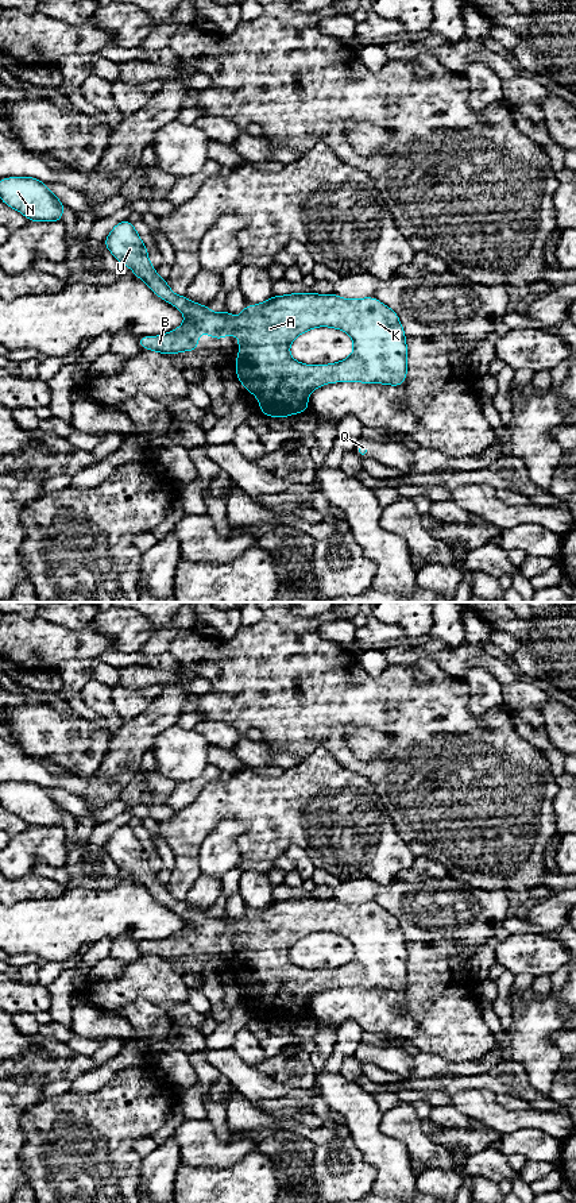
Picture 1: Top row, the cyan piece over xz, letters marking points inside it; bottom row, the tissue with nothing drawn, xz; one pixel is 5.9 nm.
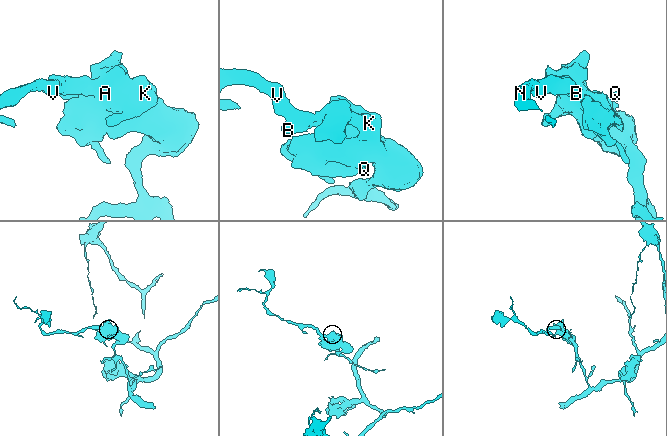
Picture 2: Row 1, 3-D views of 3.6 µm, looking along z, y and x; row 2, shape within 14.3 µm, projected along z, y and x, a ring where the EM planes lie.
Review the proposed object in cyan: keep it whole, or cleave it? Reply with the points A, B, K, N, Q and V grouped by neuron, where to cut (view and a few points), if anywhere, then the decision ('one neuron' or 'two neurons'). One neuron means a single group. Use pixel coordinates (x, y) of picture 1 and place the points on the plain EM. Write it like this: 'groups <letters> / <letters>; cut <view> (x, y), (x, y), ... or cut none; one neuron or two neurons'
groups A B K N Q V; cut none; one neuron

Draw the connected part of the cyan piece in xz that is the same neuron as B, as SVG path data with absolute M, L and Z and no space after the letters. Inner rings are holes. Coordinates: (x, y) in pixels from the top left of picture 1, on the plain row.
M124 825L116 829L103 848L120 870L129 871L135 882L143 884L159 903L185 919L185 928L181 932L161 941L140 941L138 942L139 951L169 960L181 956L197 956L201 936L219 945L227 940L237 940L239 963L233 968L237 973L235 983L243 987L244 996L251 996L258 1002L258 1010L267 1023L271 1021L290 1022L293 1018L310 1015L306 1003L325 988L364 987L401 991L406 984L407 949L405 934L398 919L374 902L345 905L335 898L293 898L272 901L258 910L246 909L244 915L237 922L228 918L227 914L221 918L213 918L208 910L200 910L185 901L174 899L167 886L158 882L132 826ZM316 932L345 936L353 945L353 959L330 969L310 971L294 965L289 957L291 946Z

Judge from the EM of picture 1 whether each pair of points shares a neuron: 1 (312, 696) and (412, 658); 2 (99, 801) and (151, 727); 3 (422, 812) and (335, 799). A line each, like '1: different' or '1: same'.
1: different
2: same
3: different

